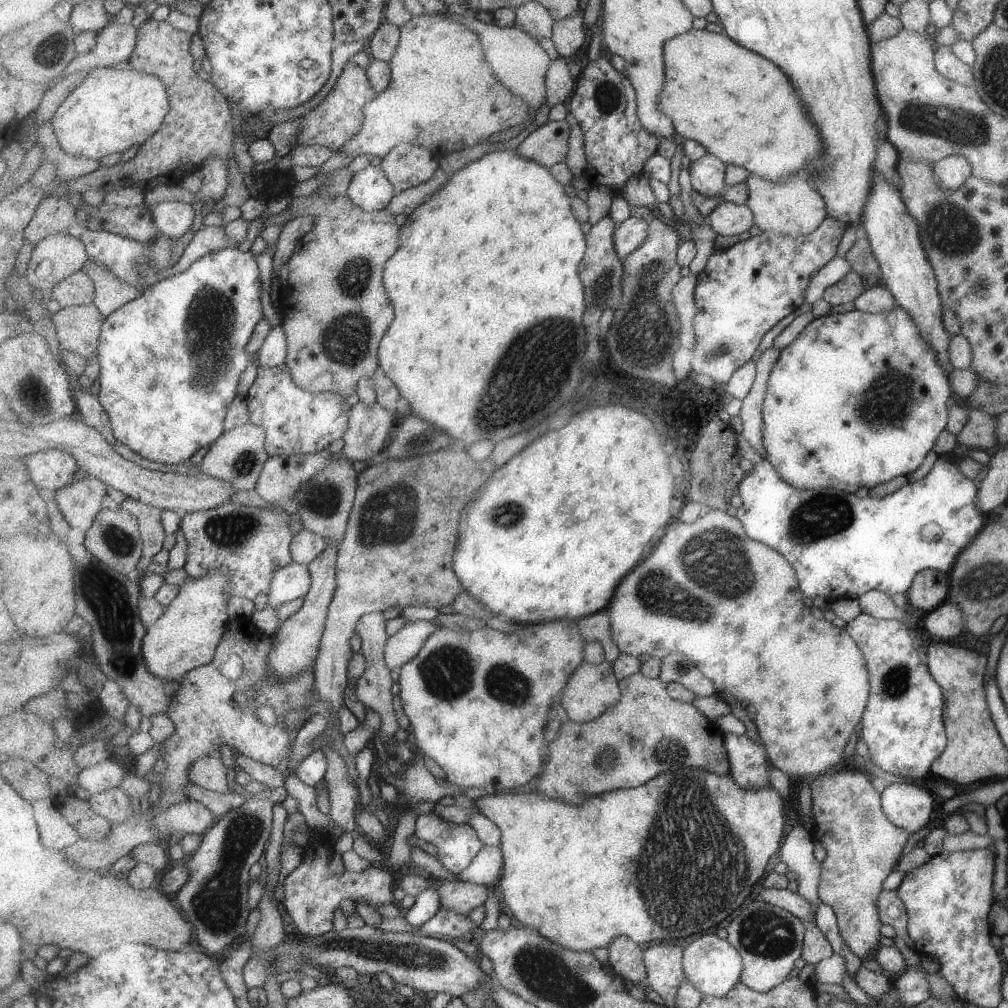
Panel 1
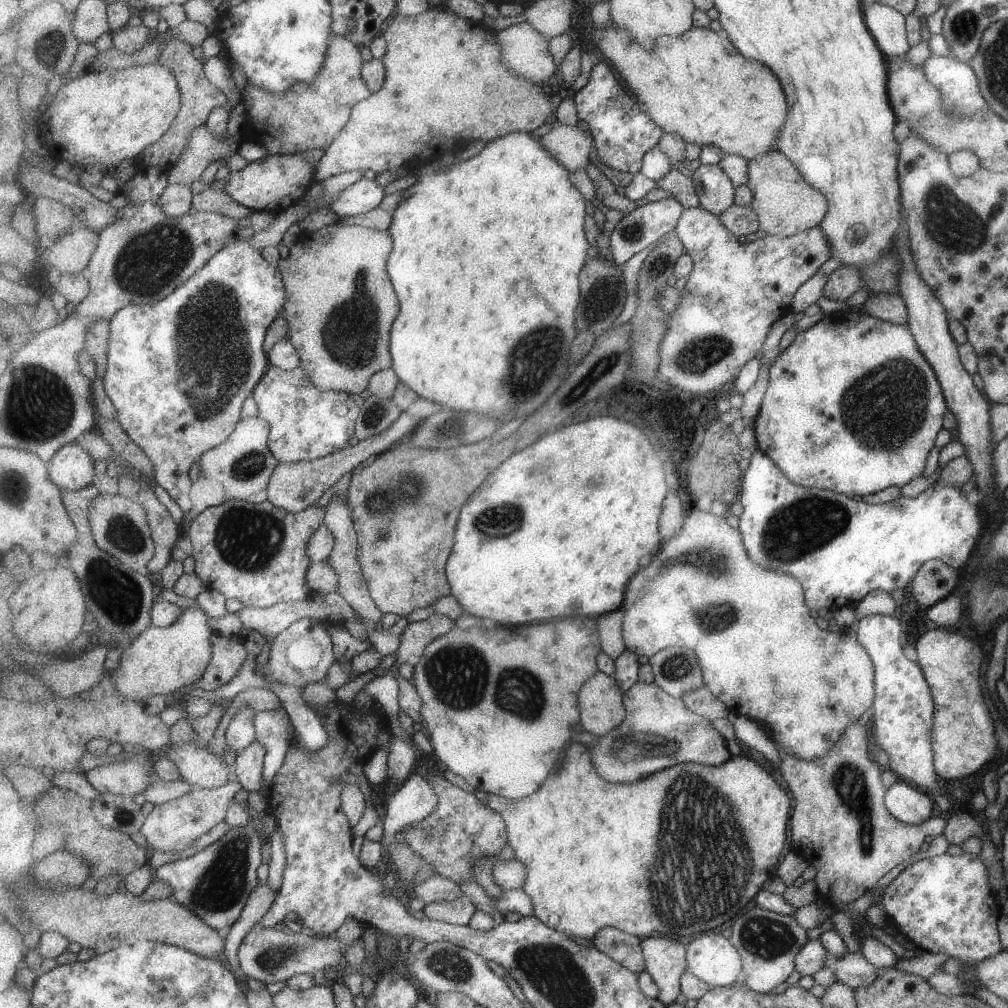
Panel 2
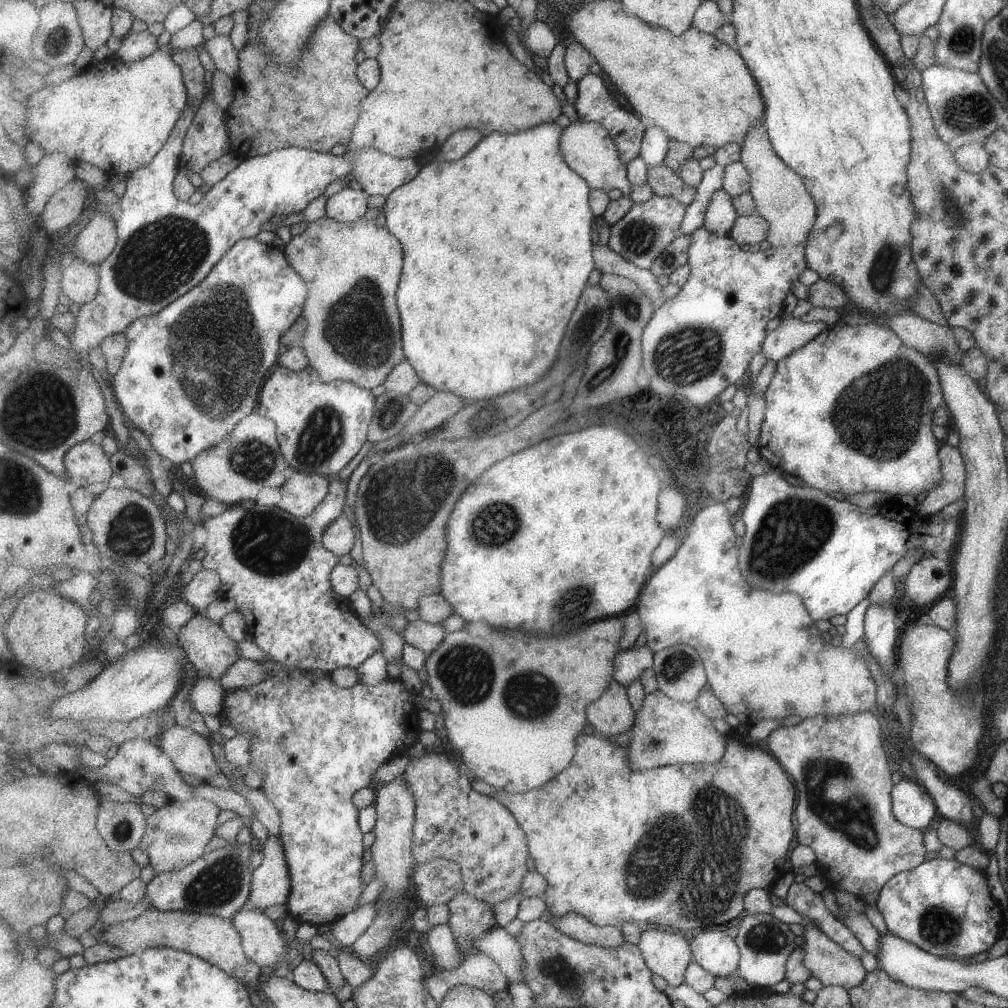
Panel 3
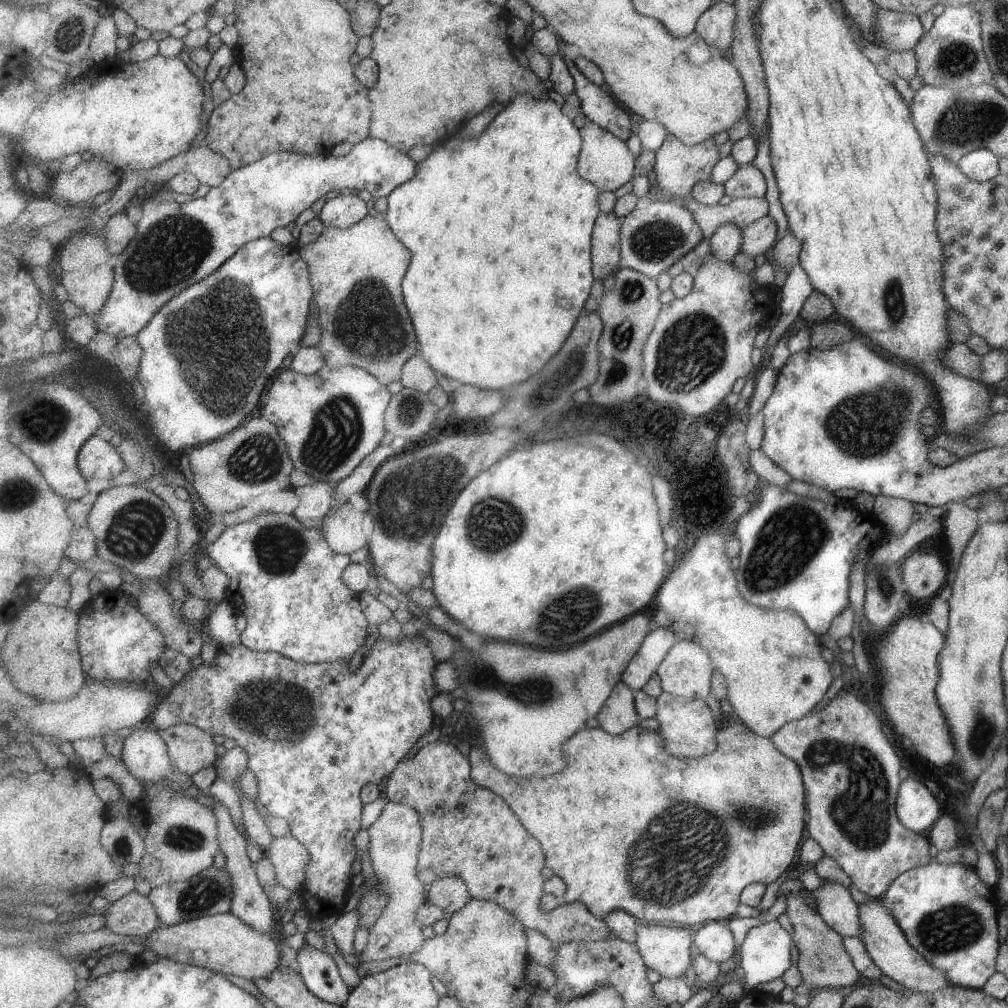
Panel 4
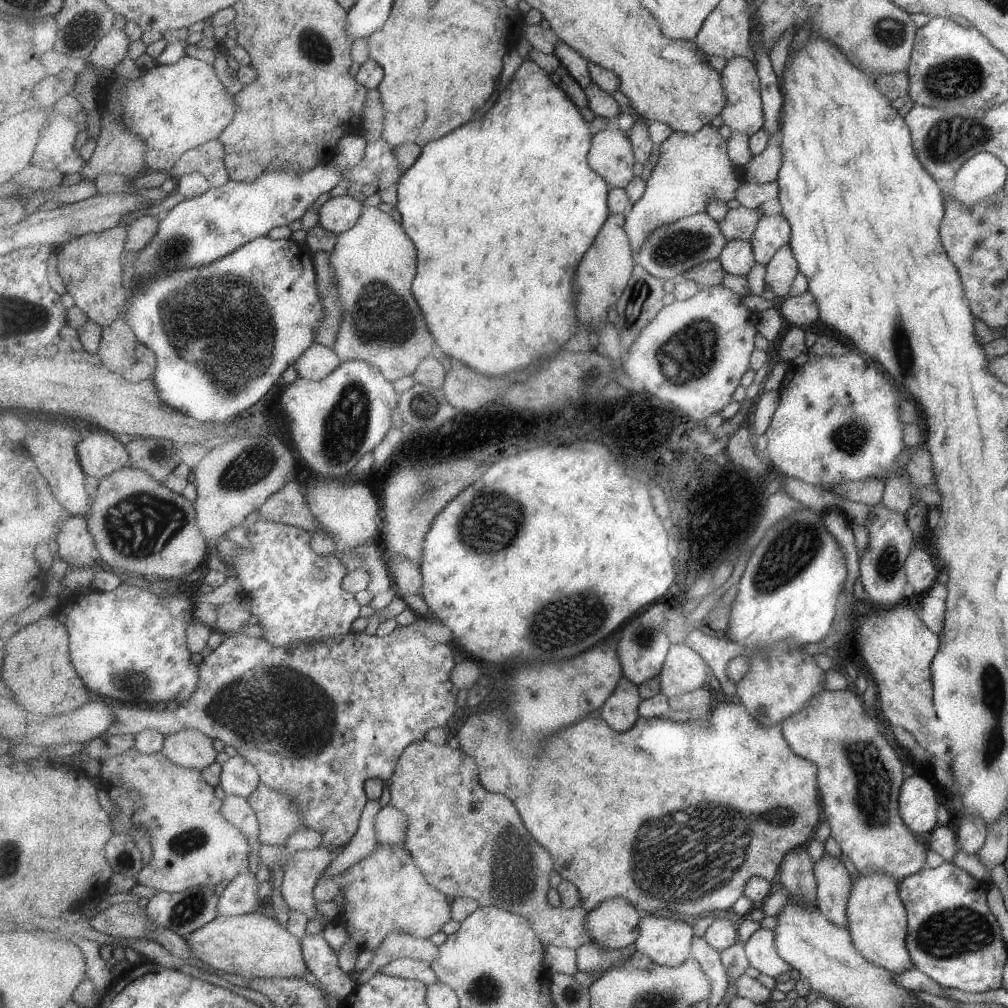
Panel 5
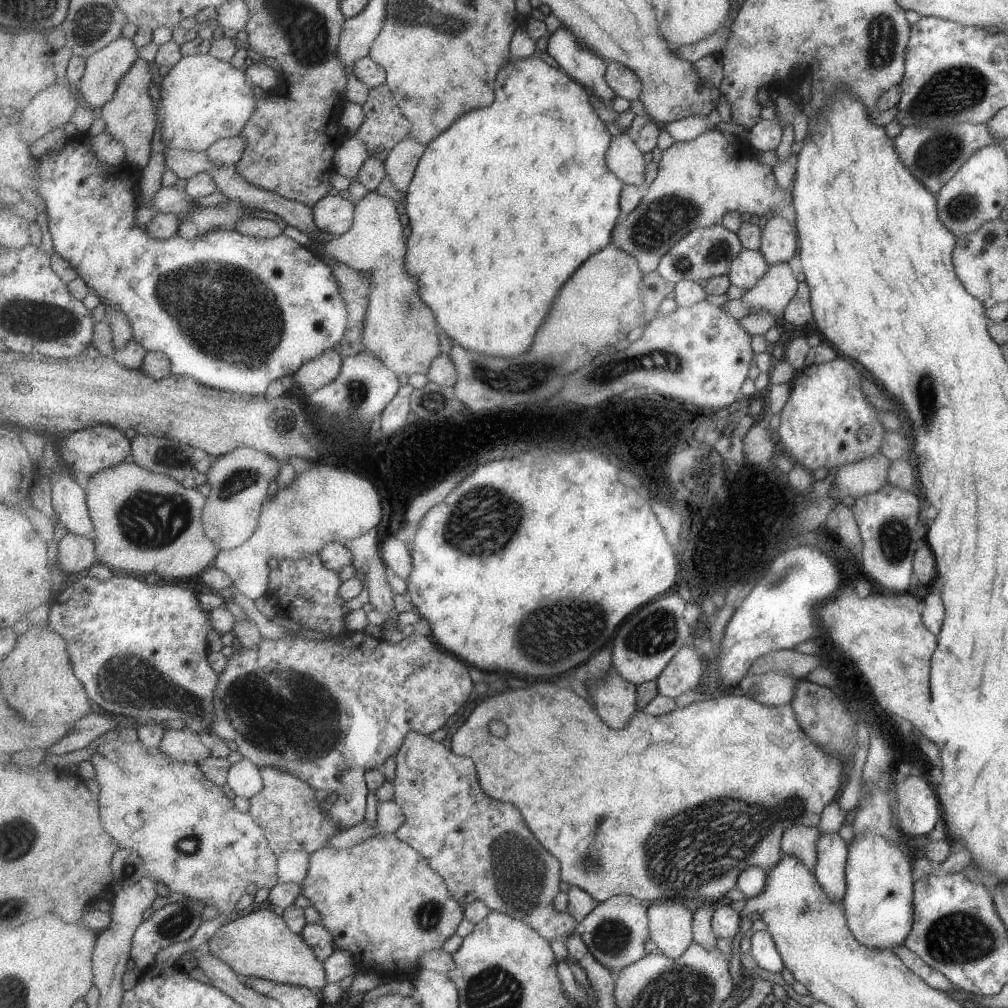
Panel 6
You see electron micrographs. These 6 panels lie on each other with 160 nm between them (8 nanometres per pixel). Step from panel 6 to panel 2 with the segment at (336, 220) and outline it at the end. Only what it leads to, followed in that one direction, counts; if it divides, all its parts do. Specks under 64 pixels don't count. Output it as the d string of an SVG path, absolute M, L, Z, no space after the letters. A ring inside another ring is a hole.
M362 178L352 184L347 191L343 191L331 204L330 208L340 218L365 214L377 208L383 202L385 190L375 180Z

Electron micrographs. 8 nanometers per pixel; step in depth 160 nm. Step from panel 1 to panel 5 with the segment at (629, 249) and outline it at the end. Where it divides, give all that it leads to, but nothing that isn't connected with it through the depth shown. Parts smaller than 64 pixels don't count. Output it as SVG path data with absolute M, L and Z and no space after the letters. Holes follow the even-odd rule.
M699 213L674 223L664 225L648 236L648 241L640 248L635 261L643 265L652 275L663 280L678 281L692 268L700 264L720 259L723 249L726 248L727 237L719 224L709 213Z

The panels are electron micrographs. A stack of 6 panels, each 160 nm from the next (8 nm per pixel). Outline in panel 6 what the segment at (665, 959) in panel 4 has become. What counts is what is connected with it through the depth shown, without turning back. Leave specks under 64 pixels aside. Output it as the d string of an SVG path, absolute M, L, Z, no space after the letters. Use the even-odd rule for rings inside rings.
M664 900L648 905L650 920L650 938L658 947L658 952L665 953L669 958L677 960L694 942L694 911L682 900Z

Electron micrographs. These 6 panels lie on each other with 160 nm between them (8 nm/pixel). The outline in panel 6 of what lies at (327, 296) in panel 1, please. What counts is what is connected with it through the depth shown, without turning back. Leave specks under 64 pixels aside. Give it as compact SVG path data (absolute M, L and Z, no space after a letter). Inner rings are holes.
M376 191L368 193L357 202L356 215L353 226L349 232L335 236L327 241L325 245L313 244L311 250L321 257L330 257L340 263L346 264L359 272L369 275L372 282L370 292L370 303L366 318L364 331L364 343L369 351L374 352L389 368L392 368L399 376L401 374L421 373L427 376L434 360L441 352L441 341L439 336L441 326L438 323L434 310L422 299L419 292L417 278L413 278L405 270L405 258L408 242L403 238L403 224L401 224L400 207L393 199L377 194Z

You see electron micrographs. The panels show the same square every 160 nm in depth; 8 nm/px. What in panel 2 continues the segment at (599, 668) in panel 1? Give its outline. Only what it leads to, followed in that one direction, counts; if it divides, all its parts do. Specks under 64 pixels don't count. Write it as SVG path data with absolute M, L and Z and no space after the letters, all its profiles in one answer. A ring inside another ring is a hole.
M599 671L583 686L579 697L580 724L597 737L617 728L627 716L624 694L615 677Z

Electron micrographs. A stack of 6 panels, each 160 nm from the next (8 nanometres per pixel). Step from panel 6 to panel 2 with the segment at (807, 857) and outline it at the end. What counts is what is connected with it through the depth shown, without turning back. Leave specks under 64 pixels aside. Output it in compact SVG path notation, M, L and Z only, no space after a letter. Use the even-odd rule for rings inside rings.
M827 952L823 967L830 968L834 972L837 981L849 988L871 984L875 978L875 967L861 954L846 952L841 956L835 956Z

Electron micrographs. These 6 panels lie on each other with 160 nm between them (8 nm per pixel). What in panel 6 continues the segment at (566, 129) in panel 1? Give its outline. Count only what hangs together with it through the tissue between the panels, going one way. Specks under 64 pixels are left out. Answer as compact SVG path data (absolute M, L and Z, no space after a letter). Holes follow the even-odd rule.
M629 134L612 136L610 149L606 154L609 168L624 182L625 185L643 186L646 181L645 154L642 148Z

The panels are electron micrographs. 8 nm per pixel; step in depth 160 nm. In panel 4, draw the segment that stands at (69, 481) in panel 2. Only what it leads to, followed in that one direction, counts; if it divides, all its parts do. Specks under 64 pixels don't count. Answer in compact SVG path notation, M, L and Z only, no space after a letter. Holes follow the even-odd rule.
M92 436L79 453L79 468L86 479L113 480L127 467L118 447L101 436Z

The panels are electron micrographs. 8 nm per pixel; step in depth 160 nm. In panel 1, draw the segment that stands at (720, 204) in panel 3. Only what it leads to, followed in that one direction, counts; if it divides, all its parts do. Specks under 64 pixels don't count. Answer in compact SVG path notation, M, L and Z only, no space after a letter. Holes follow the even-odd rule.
M705 154L703 158L691 164L692 186L695 191L705 194L714 200L718 195L727 191L725 176L728 166L713 154Z

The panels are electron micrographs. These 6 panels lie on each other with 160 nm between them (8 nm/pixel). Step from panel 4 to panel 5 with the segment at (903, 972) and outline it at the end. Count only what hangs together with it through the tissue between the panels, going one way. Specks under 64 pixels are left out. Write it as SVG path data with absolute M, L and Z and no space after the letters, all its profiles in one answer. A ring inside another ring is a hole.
M881 871L867 874L859 872L852 878L846 902L846 929L857 951L871 964L887 969L894 975L913 968L905 946L906 907L898 895L898 882Z

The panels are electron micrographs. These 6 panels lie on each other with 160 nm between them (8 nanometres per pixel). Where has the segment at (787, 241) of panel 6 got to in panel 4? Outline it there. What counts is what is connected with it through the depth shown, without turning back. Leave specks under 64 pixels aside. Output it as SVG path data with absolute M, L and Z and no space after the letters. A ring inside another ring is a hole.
M764 216L742 230L742 252L757 258L774 249L779 242L777 222L773 216Z

